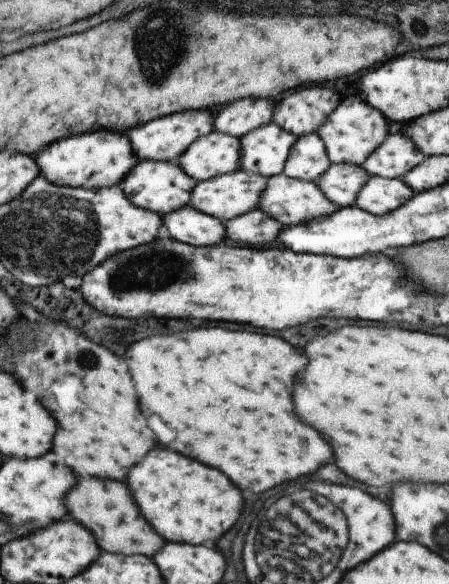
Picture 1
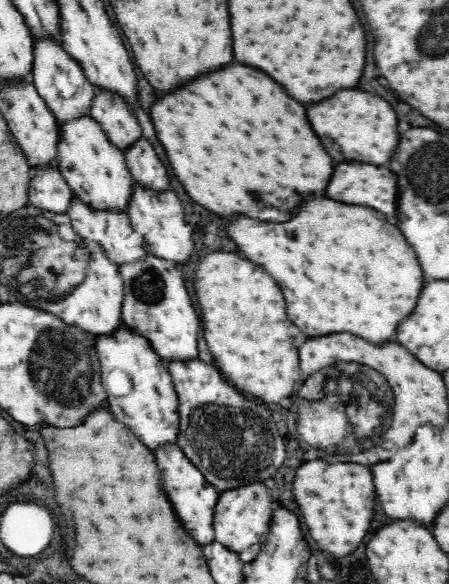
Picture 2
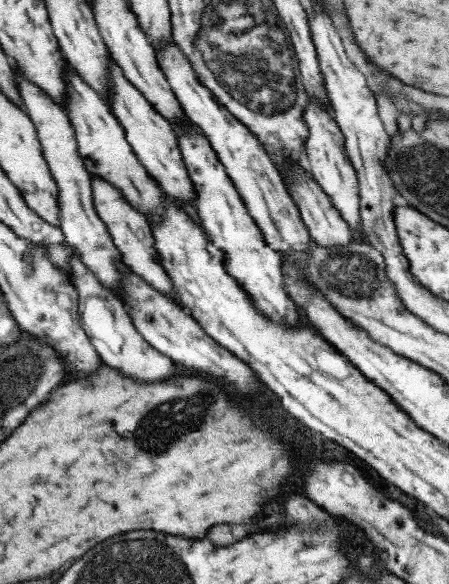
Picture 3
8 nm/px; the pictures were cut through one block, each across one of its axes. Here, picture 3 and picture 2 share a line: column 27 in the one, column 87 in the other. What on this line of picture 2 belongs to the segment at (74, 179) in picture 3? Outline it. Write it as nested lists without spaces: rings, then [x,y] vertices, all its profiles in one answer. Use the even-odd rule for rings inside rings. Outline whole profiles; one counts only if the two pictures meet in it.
[[[34,40],[34,68],[32,68],[32,83],[36,87],[46,108],[52,113],[59,126],[66,122],[74,122],[78,118],[91,116],[90,110],[97,89],[86,80],[82,69],[61,48],[58,40]]]

